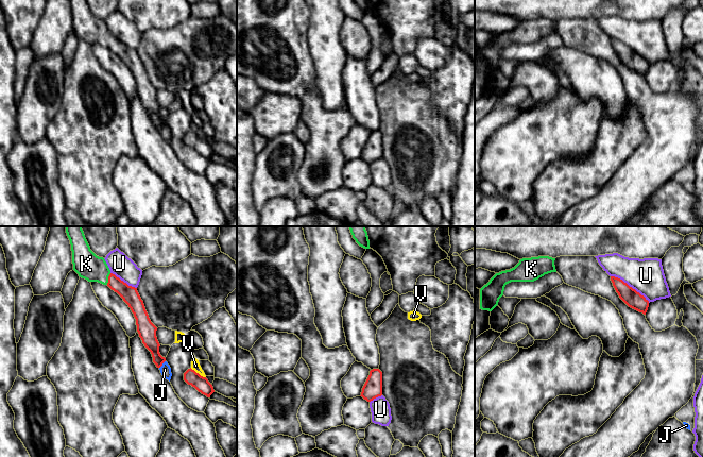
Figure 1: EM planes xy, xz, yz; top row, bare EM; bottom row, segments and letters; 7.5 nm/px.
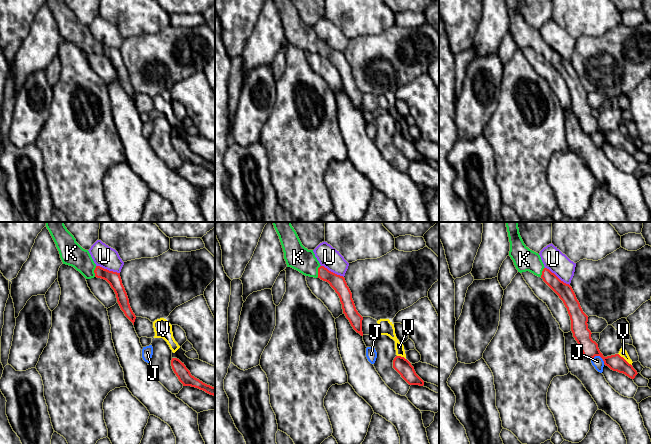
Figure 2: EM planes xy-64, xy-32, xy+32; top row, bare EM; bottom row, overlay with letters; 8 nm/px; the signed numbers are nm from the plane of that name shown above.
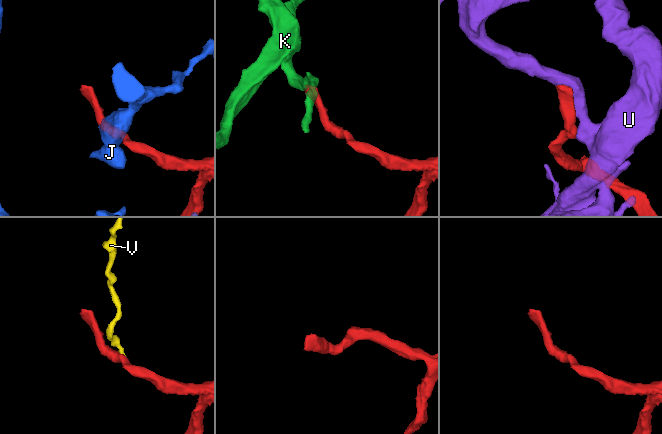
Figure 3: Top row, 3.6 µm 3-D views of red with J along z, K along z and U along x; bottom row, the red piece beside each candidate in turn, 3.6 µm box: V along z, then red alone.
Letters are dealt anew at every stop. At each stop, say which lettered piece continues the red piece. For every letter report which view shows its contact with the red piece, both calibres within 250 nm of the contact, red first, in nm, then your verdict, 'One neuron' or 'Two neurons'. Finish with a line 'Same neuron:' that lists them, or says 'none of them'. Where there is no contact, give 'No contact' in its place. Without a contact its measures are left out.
J: Touches red in xy. Thickness 120 nm (red) against 80 nm. Two neurons
K: Touches red in xy. Thickness 130 nm (red) against 200 nm. One neuron
U: Touches red in yz. Thickness 130 nm (red) against 260 nm. Two neurons
V: Touches red in xy. Thickness 110 nm (red) against 70 nm. Two neurons
Same neuron: K

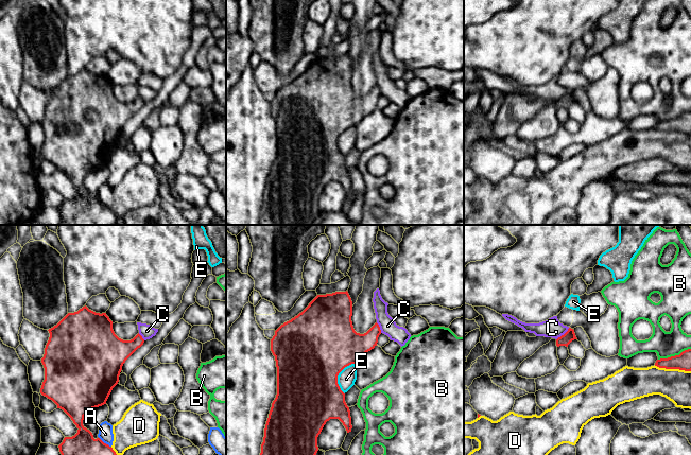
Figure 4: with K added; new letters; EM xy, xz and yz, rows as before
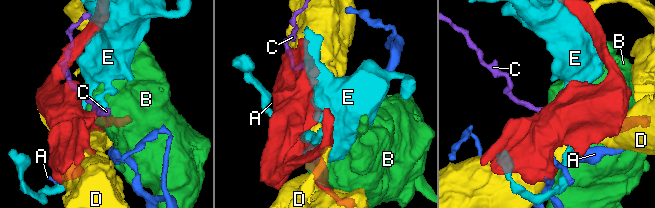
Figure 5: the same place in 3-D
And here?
A: Touches red in xy. Thickness 180 nm (red) against 110 nm. Two neurons
B: Touches red in yz. Thickness 130 nm (red) against 190 nm. Two neurons
C: Touches red in yz. Thickness 90 nm (red) against 140 nm. Two neurons
D: Touches red in yz. Thickness 130 nm (red) against 240 nm. Two neurons
E: Touches red in xz. Thickness 500 nm (red) against 140 nm. Two neurons
Same neuron: none of them

